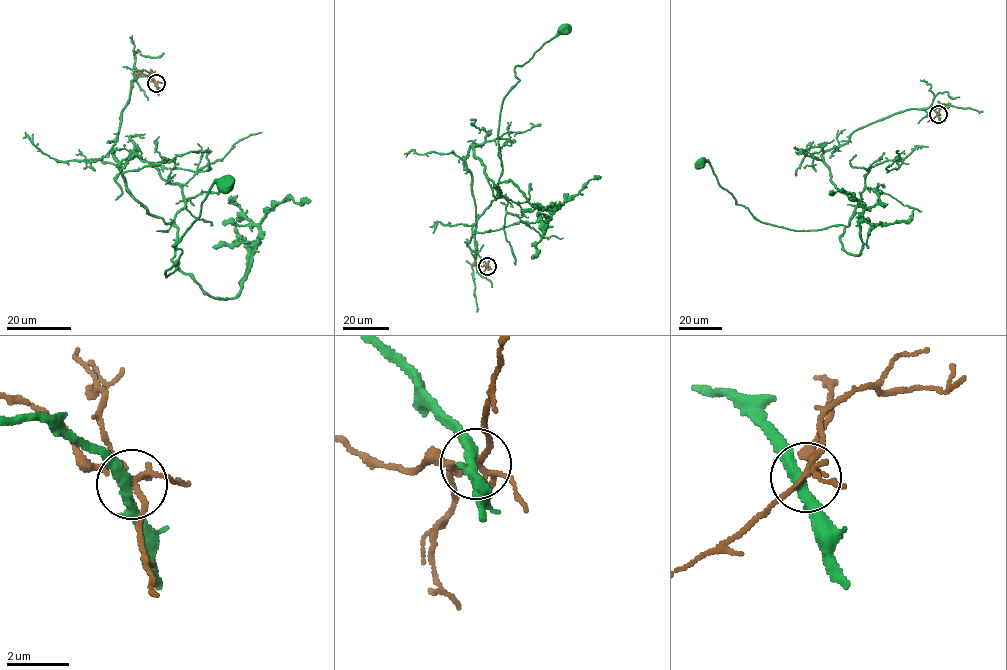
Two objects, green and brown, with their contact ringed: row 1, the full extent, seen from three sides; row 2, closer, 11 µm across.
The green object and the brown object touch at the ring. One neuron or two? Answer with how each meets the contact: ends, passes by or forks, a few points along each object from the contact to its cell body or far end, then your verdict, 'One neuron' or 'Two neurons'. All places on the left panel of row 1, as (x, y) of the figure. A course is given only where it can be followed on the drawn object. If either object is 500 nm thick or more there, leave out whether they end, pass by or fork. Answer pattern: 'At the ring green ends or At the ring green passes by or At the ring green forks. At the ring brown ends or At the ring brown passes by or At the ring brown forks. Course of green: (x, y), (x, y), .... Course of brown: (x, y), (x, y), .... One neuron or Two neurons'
At the ring green passes by. At the ring brown forks. Course of green: (156, 83), (130, 83), (111, 149), (127, 191), (177, 228), (178, 263), (165, 277), (211, 186), (226, 184). Course of brown: (156, 83), (135, 72). Two neurons

